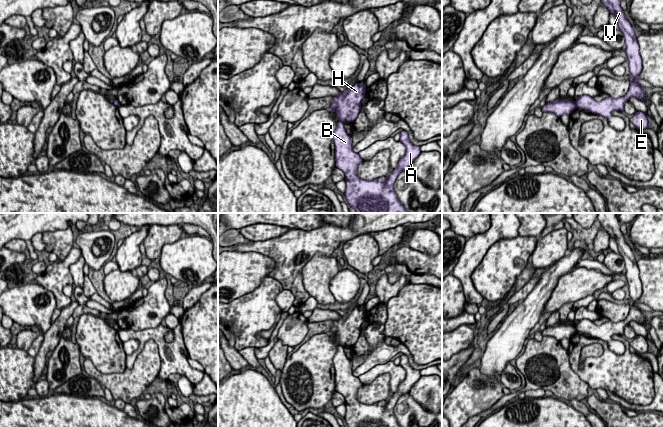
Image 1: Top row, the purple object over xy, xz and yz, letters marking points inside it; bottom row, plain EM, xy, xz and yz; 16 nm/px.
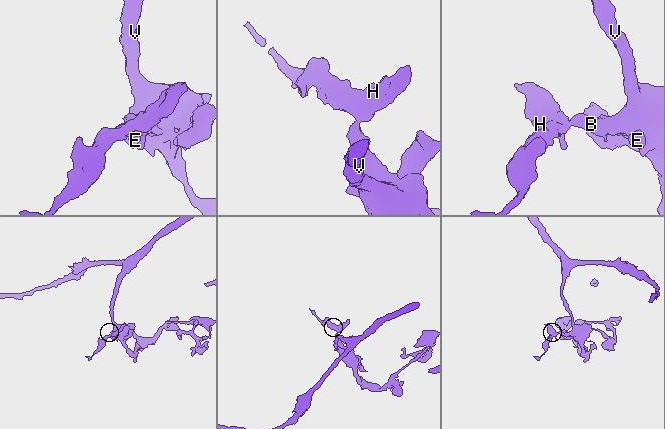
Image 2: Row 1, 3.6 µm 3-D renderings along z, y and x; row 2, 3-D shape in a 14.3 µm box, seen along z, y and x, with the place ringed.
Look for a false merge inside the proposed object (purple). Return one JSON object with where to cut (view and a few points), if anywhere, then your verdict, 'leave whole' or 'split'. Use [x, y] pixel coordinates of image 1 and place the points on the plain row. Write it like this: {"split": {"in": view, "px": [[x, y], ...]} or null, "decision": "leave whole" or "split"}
{"split": {"in": "yz", "px": [[573, 326], [576, 330]]}, "decision": "split"}

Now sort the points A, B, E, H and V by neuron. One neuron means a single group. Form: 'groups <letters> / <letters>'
groups A B E V / H

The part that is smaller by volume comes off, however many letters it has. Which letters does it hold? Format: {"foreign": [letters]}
{"foreign": ["H"]}

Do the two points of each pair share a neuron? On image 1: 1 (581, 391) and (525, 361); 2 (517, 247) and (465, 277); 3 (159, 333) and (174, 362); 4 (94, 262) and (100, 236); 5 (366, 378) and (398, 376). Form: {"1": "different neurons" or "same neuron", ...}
{"1": "same neuron", "2": "different neurons", "3": "same neuron", "4": "same neuron", "5": "same neuron"}

